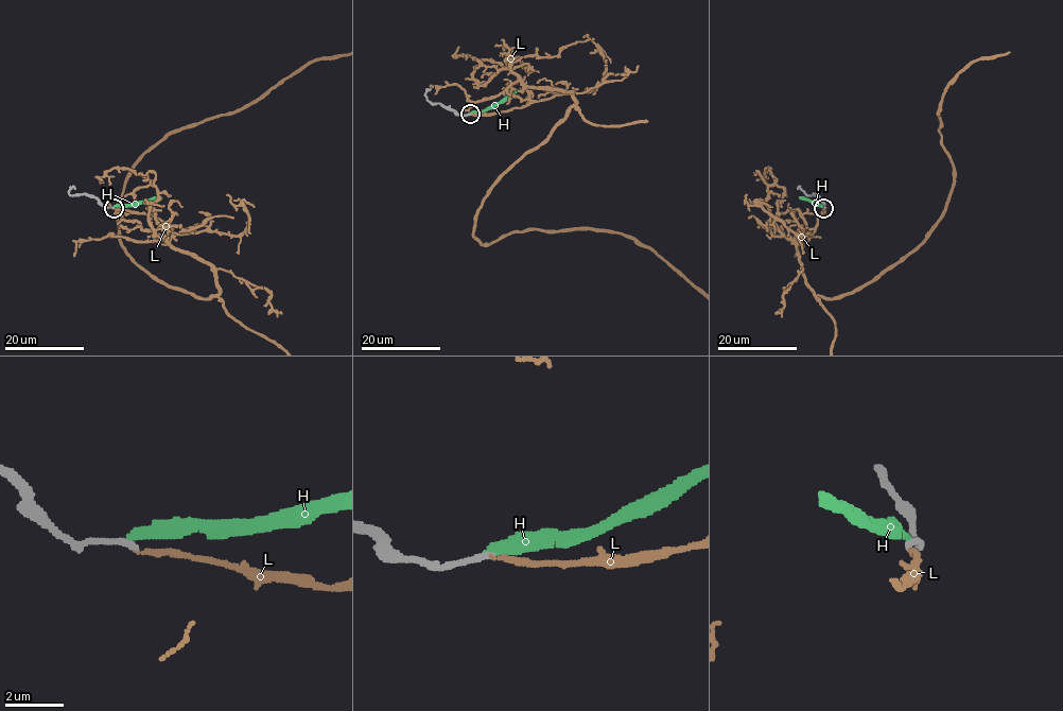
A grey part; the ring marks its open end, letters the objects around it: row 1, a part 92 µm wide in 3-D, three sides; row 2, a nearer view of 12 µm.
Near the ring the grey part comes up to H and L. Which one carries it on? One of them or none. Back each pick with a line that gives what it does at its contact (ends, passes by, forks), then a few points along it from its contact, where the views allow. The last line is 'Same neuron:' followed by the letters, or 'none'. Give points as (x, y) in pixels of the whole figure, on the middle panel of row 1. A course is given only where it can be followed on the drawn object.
L: it ends there
Same neuron: L

